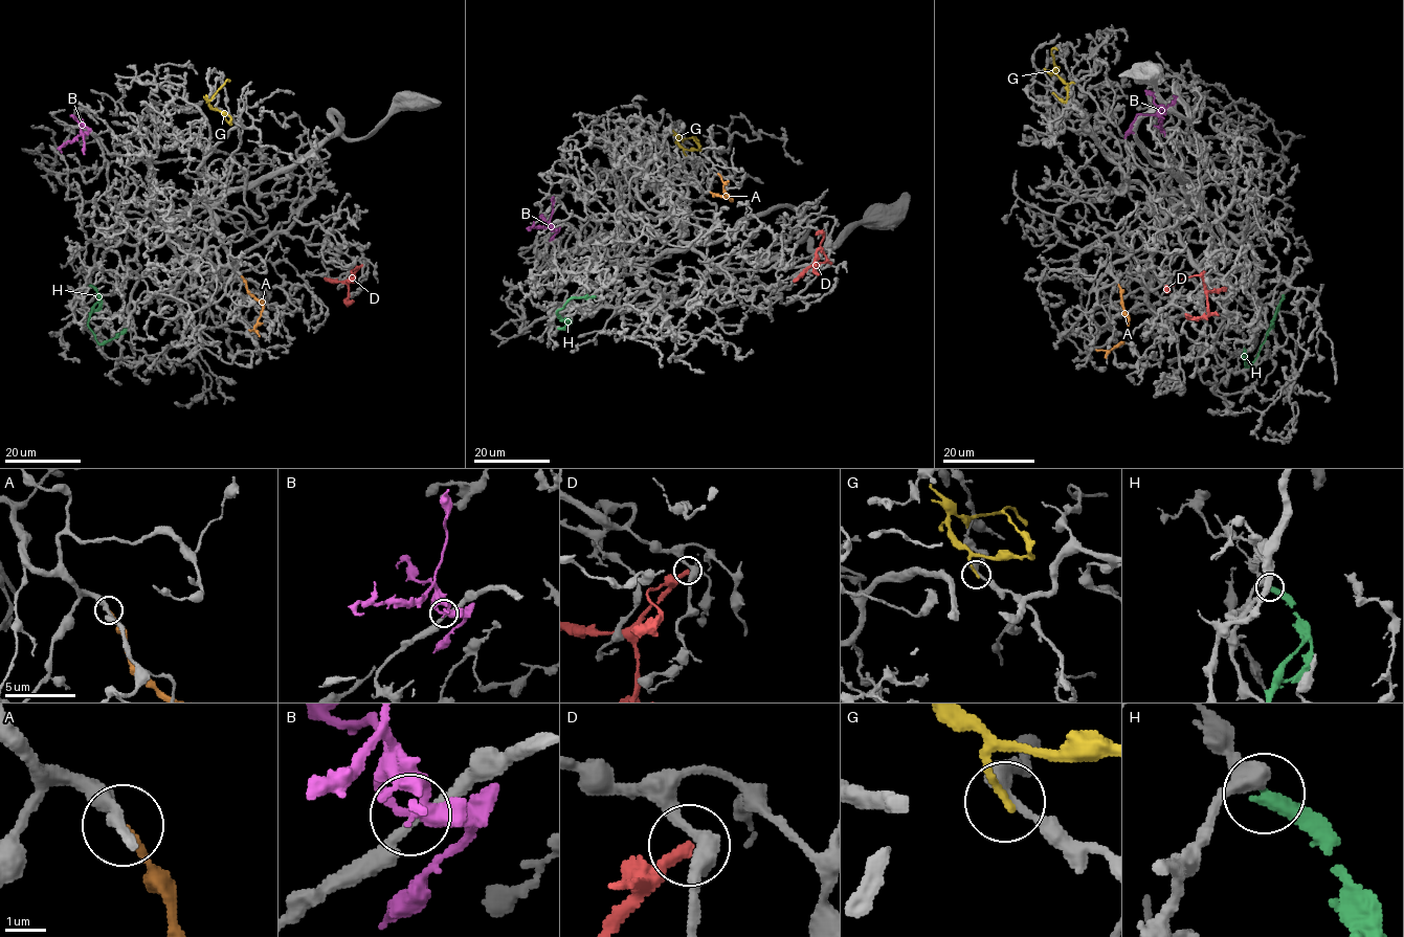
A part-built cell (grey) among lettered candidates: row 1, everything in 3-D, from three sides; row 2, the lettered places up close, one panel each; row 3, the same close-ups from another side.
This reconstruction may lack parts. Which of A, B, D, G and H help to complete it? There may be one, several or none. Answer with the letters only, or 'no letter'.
A, B

